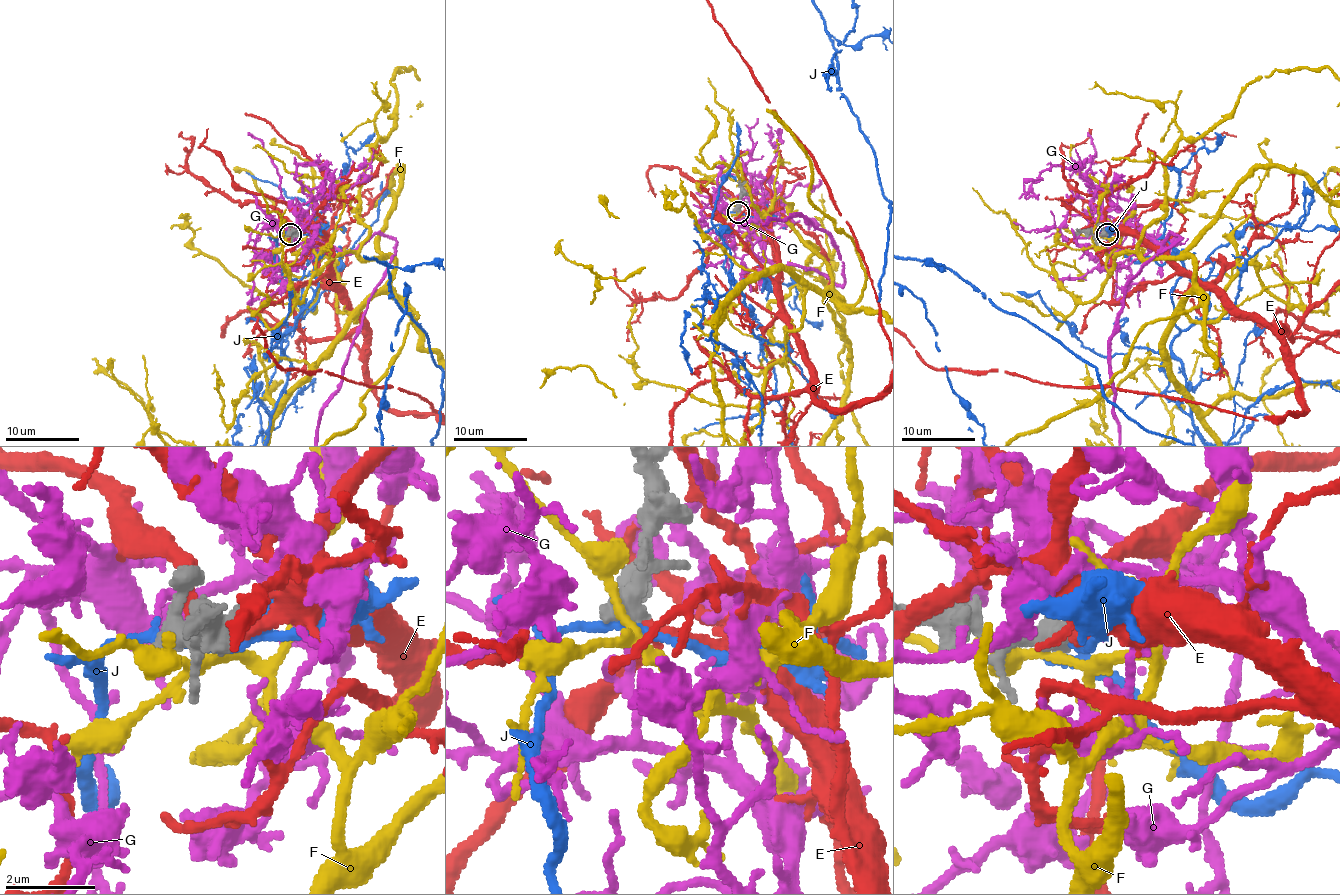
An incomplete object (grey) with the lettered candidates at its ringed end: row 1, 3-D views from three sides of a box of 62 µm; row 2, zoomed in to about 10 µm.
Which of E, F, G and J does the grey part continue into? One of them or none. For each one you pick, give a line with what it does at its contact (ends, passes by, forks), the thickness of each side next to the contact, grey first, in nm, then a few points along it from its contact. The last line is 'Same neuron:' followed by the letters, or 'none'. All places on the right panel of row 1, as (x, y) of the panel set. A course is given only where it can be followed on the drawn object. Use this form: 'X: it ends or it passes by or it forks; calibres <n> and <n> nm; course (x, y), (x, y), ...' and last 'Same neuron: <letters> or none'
G: it ends; calibres 400 and 280 nm
Same neuron: G

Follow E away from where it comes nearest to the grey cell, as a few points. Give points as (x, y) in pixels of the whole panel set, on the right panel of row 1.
E: (1106, 233), (1149, 242), (1258, 318), (1302, 411), (1258, 422), (938, 370)

